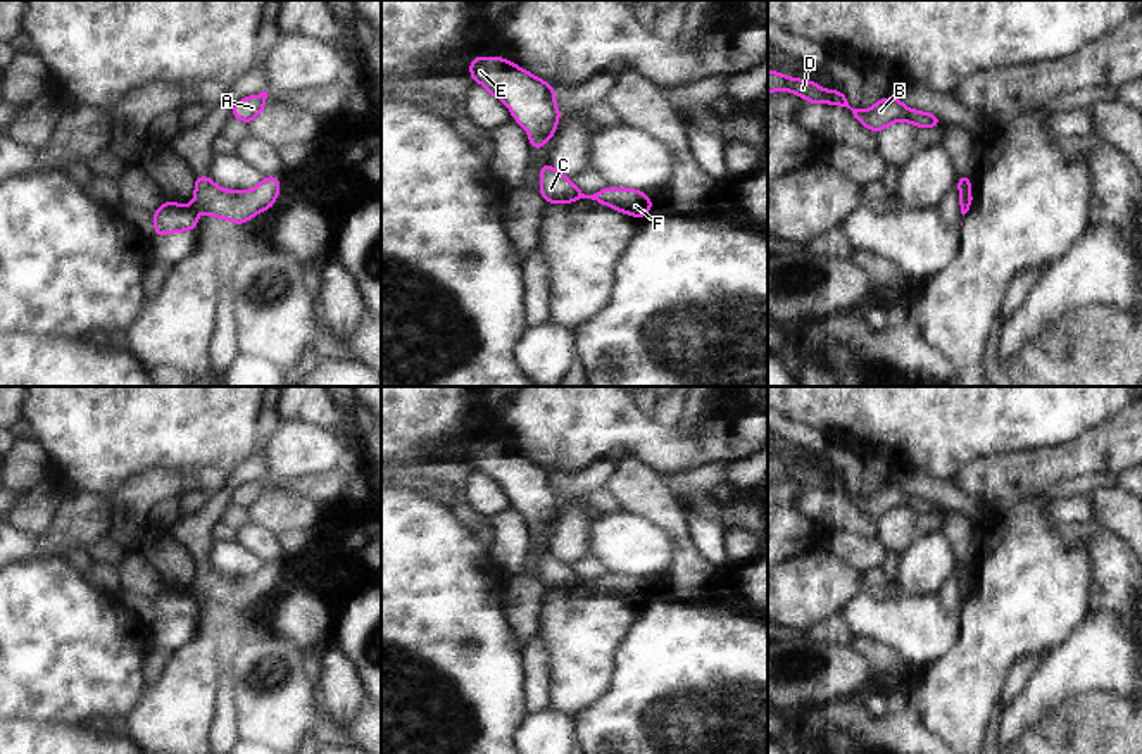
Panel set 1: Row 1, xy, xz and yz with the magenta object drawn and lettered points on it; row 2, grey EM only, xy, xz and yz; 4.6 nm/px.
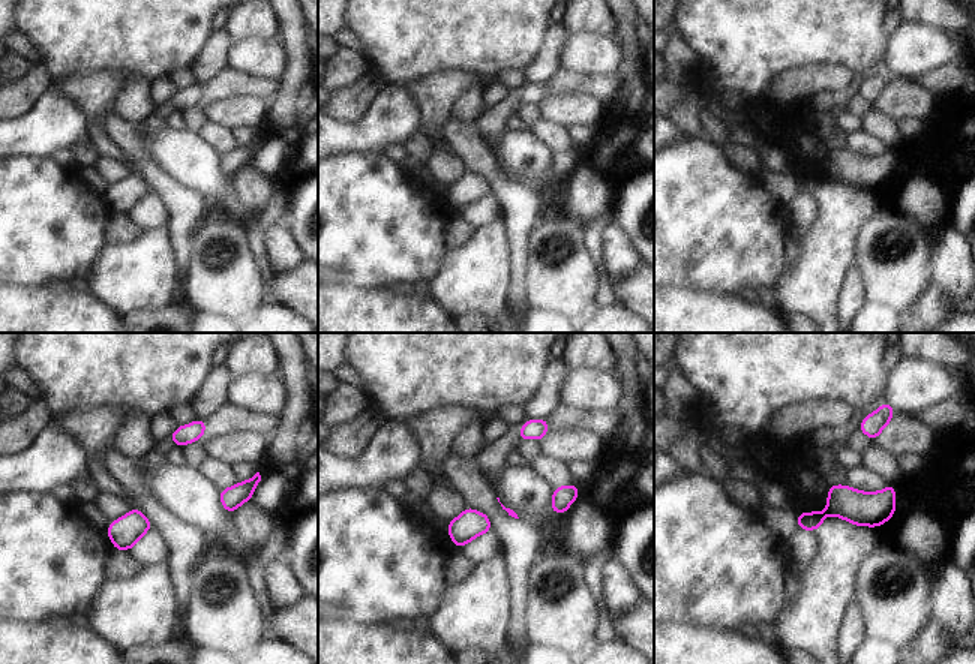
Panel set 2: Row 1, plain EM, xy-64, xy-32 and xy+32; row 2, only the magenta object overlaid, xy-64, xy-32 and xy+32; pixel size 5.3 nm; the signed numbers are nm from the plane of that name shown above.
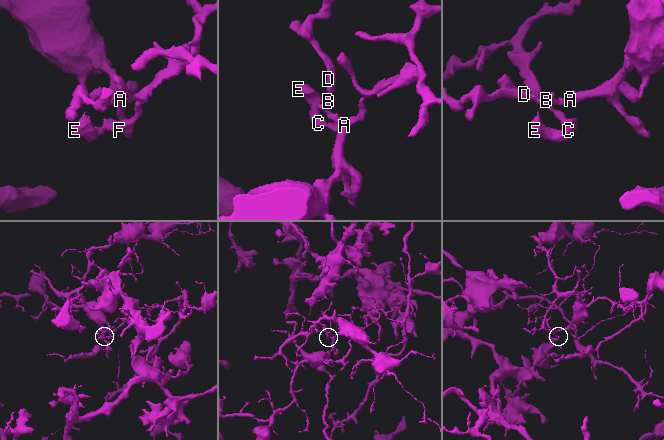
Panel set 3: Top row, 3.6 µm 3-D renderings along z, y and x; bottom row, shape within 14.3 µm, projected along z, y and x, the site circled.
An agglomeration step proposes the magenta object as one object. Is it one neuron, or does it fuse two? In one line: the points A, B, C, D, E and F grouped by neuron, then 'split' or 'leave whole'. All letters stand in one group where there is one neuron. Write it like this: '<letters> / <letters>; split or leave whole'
A B D F / C E; split

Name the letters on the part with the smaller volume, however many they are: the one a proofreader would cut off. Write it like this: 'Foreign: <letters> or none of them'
Foreign: C, E

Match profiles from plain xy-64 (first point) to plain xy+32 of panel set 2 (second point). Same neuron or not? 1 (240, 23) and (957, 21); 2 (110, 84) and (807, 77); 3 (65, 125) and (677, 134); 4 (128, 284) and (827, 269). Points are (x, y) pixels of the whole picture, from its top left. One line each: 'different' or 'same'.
1: same
2: same
3: same
4: same

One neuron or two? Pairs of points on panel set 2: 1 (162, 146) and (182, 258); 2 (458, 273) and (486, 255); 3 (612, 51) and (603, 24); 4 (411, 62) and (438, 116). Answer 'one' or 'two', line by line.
1: two
2: one
3: two
4: two

